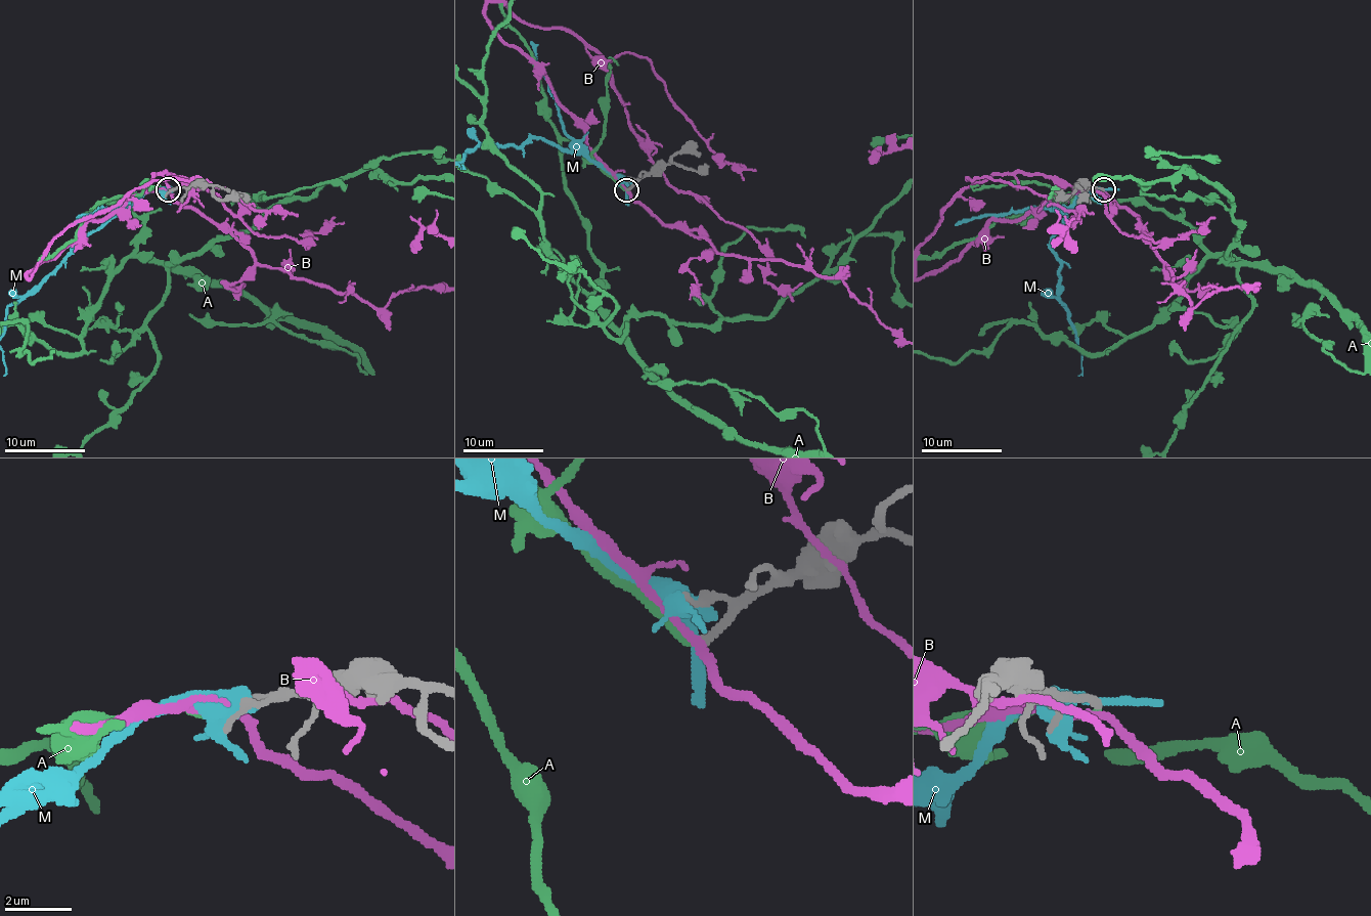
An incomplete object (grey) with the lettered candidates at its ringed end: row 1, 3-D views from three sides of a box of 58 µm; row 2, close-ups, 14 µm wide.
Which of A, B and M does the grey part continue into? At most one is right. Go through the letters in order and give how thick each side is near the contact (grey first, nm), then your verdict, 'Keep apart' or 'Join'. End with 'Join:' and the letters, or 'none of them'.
A: Thickness 220 nm (grey) against 200 nm. Keep apart
B: Thickness 220 nm (grey) against 240 nm. Keep apart
M: Thickness 260 nm (grey) against 320 nm. Keep apart
Join: none of them

